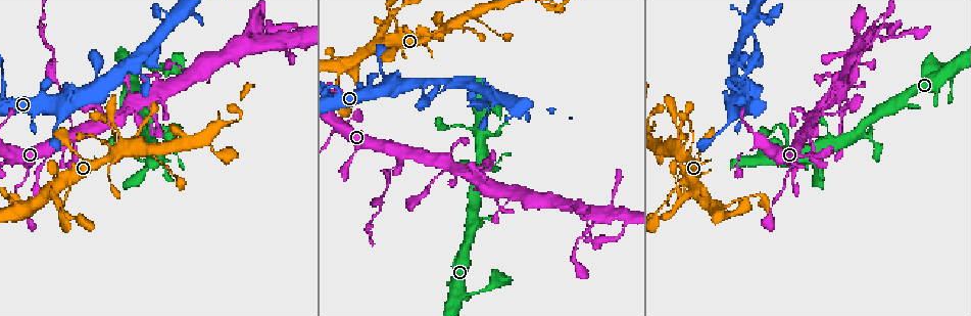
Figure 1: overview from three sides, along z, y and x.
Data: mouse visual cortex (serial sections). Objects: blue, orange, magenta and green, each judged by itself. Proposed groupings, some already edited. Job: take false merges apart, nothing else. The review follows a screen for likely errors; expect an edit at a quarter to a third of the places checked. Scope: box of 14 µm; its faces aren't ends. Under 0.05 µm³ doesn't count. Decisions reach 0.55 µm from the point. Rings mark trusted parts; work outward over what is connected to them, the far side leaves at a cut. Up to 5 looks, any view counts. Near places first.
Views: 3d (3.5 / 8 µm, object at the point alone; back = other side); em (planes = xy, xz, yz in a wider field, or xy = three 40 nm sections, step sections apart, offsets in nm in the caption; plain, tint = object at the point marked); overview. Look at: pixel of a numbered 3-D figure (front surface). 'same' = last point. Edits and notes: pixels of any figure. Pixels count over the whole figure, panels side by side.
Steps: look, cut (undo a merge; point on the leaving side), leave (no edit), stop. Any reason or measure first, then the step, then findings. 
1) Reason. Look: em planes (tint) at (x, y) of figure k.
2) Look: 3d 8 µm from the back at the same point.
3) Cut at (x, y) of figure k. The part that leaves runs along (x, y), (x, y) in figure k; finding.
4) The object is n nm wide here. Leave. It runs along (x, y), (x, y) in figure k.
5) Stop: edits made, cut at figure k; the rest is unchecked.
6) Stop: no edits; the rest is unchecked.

Small branch off a trunk. Look: 3d 8 µm from the back at (54, 191) of figure 1.

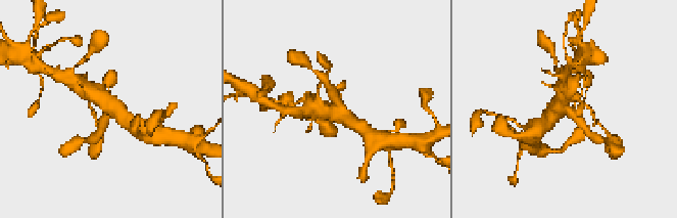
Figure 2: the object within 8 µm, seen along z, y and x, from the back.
Look: 3d 3.5 µm at (568, 111) of figure 2.

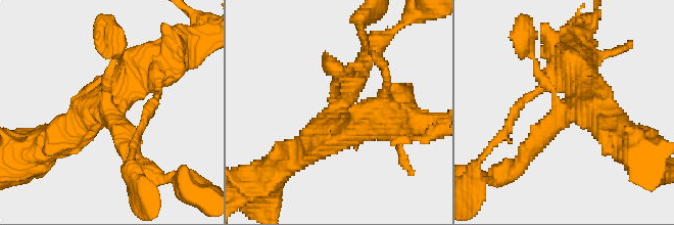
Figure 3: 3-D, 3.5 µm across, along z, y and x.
4 arms meet here; the arms are 150, 350, 500, 600 nm wide; need the tissue. Look: em planes (tint) at (341, 113) of figure 3.

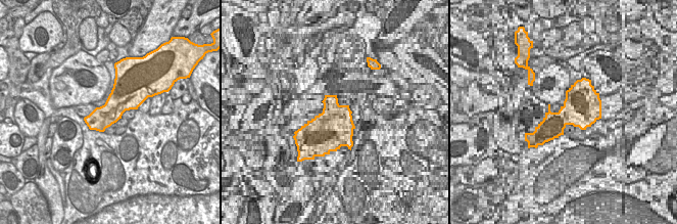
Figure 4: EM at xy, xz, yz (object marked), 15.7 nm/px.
Leave. All the same cell.

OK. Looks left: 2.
Look: 3d 3.5 µm at (839, 103) of figure 1.

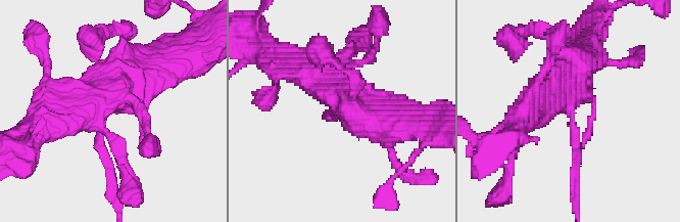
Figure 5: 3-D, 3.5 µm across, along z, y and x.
Look: em xy step 3 (tint) at (333, 114) of figure 5.

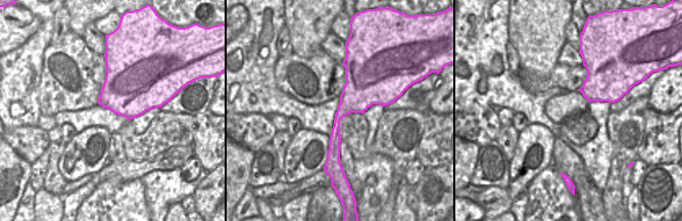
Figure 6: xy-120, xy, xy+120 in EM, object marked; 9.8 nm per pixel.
Leave. All the same cell.

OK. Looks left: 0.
Stop: no edits; the rest is unchecked.

